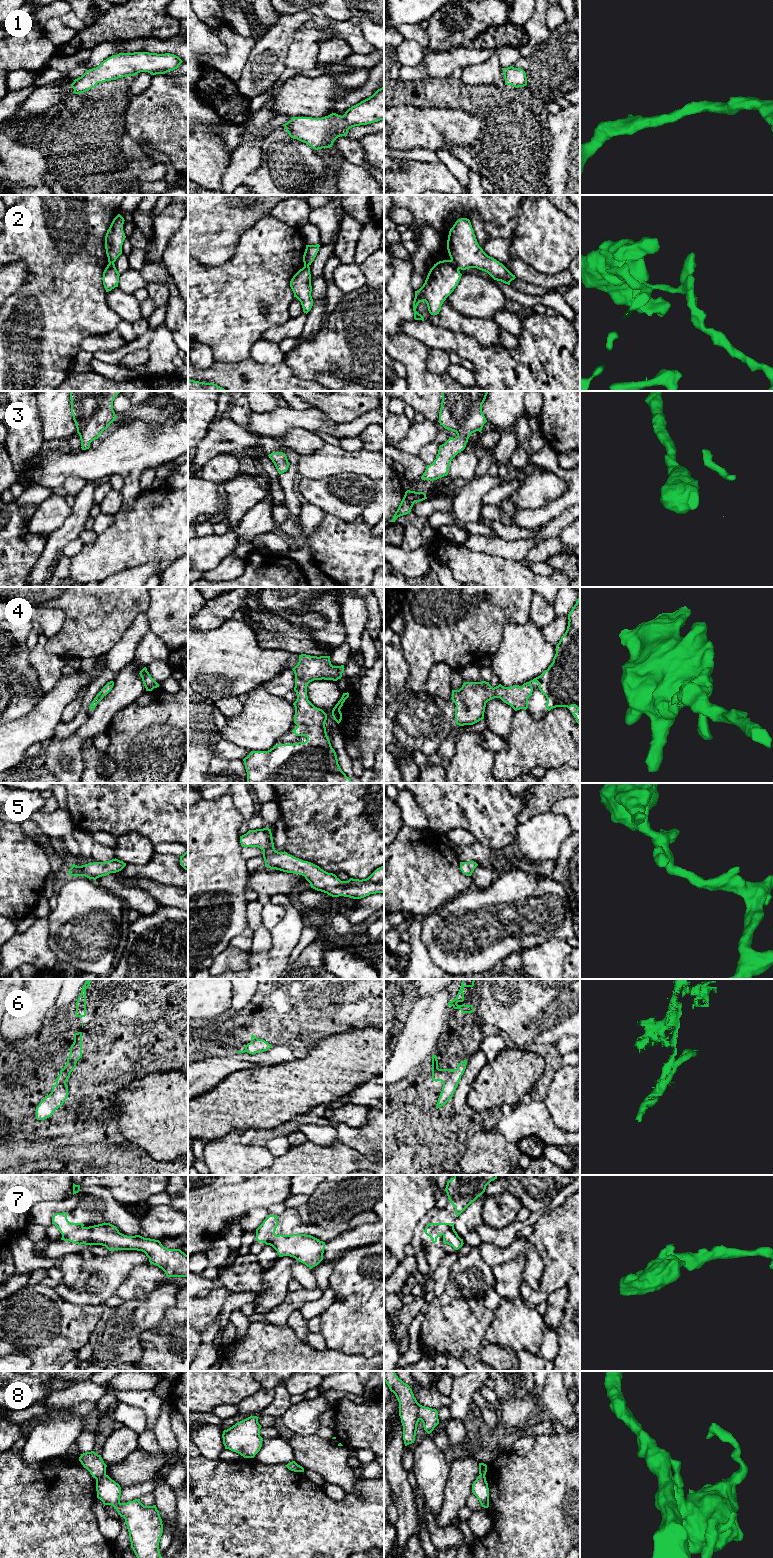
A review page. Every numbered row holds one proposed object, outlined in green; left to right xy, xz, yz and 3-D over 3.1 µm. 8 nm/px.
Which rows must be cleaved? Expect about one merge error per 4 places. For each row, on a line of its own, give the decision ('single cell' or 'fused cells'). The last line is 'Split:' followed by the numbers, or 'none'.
1: single cell
2: fused cells
3: single cell
4: single cell
5: single cell
6: fused cells
7: fused cells
8: fused cells
Split: 2, 6, 7, 8

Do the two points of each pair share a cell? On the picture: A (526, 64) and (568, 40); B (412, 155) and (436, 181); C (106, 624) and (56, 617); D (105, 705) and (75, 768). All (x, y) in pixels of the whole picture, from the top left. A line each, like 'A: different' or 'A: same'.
A: same
B: different
C: different
D: same

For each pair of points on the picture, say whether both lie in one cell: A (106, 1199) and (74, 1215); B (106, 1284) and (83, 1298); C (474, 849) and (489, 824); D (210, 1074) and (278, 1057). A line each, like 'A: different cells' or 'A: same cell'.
A: same cell
B: same cell
C: different cells
D: same cell

